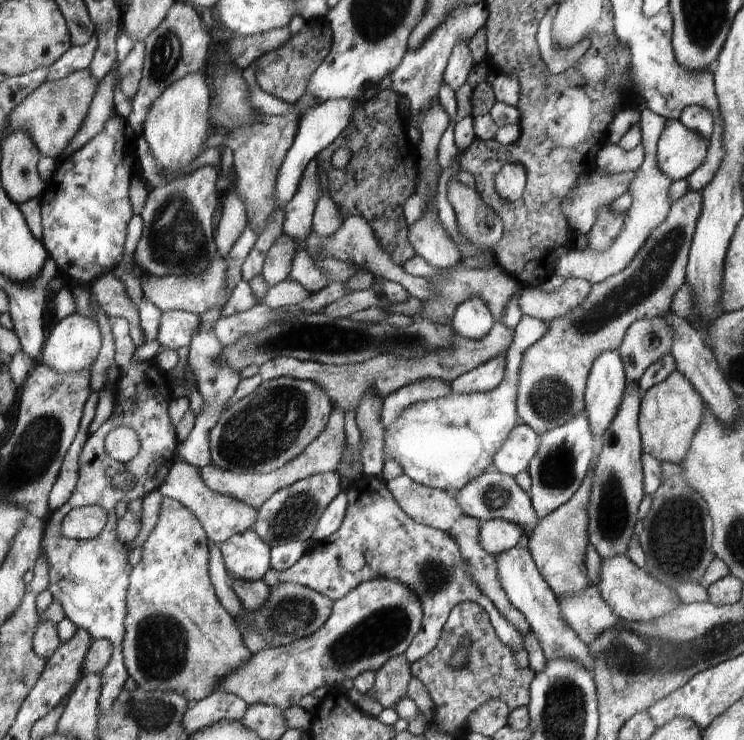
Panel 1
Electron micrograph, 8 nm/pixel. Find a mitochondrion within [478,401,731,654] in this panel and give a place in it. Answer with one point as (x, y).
(676, 539)

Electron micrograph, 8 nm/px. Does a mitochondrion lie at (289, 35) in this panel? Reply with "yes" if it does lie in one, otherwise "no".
no

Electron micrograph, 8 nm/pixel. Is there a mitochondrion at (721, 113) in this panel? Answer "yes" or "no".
no

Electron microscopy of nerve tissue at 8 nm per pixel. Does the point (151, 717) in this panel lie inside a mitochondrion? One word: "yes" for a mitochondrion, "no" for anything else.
yes

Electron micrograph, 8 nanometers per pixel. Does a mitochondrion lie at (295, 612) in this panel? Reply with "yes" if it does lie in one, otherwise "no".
yes

